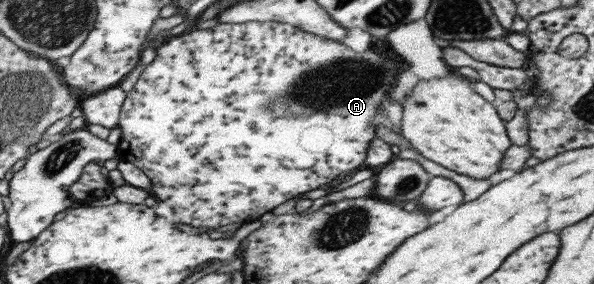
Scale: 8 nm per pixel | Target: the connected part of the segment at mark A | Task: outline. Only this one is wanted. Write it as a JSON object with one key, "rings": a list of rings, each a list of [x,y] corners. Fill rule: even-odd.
{"rings":[[[244,22],[241,24],[217,24],[209,29],[196,29],[183,36],[173,36],[155,49],[155,57],[145,65],[136,83],[125,94],[119,116],[118,128],[121,138],[116,144],[116,159],[131,163],[150,180],[151,196],[165,202],[181,224],[191,224],[201,233],[221,229],[223,226],[240,222],[241,225],[256,223],[265,212],[270,212],[281,202],[315,190],[321,184],[331,182],[335,176],[359,168],[365,160],[370,140],[375,137],[375,128],[383,123],[379,118],[379,106],[387,101],[387,88],[395,82],[399,68],[368,47],[366,51],[355,52],[342,42],[321,38],[282,22]]]}

